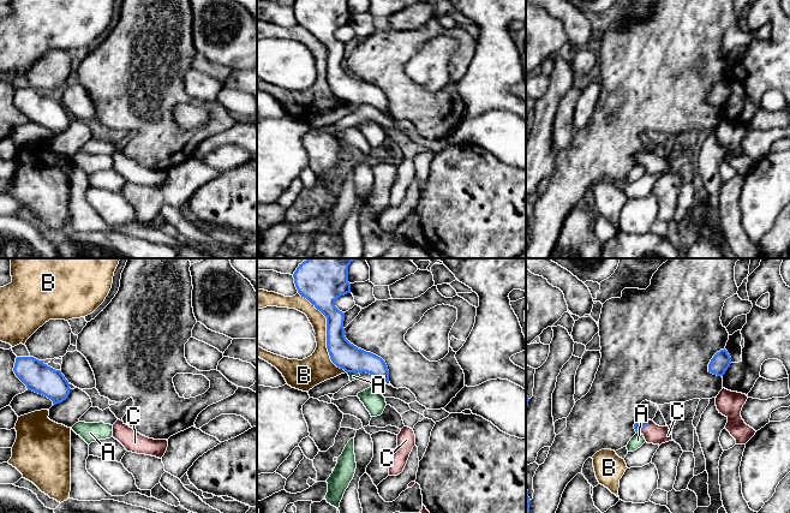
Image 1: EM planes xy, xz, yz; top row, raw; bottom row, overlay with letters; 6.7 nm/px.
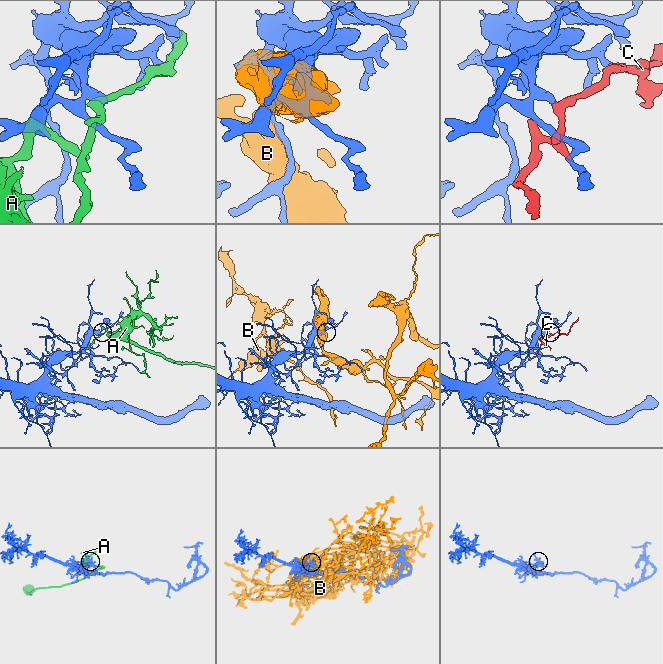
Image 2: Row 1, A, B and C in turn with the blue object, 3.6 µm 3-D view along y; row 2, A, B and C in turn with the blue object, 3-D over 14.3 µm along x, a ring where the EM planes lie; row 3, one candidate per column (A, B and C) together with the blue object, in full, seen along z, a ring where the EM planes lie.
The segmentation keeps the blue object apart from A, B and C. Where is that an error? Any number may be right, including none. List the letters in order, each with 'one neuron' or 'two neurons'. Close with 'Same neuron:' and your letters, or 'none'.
A: two neurons
B: two neurons
C: one neuron
Same neuron: C

